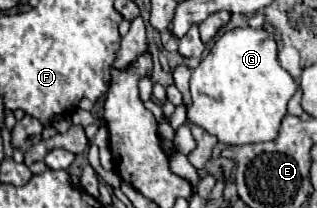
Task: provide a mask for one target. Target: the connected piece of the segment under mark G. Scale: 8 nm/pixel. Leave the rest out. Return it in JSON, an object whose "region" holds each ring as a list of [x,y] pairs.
{"region":[[[235,28],[223,34],[209,56],[193,68],[187,122],[205,128],[227,146],[275,140],[279,136],[281,120],[287,114],[287,102],[295,90],[295,80],[277,60],[273,36],[261,28]]]}

